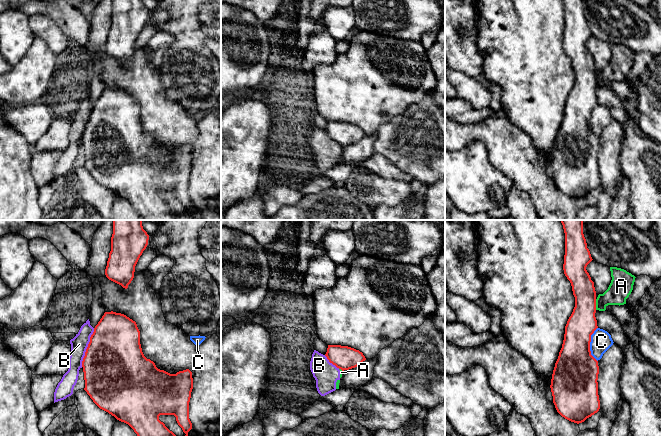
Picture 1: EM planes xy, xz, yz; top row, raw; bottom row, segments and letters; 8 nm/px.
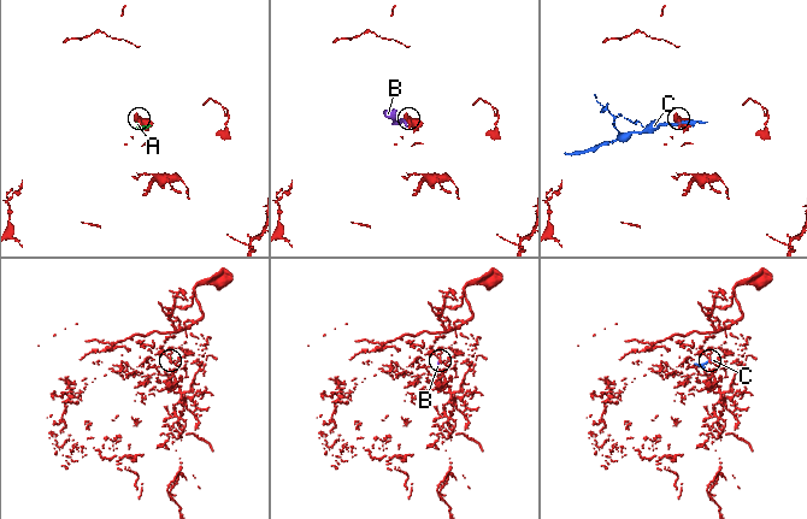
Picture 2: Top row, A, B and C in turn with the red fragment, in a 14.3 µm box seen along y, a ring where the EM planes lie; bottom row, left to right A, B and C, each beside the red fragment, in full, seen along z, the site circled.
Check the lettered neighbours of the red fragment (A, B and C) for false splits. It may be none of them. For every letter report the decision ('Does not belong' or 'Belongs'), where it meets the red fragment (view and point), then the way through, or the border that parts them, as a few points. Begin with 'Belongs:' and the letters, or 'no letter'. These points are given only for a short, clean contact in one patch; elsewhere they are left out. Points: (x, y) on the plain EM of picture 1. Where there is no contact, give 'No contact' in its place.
Belongs: no letter
A: Does not belong. Touches red at yz (595, 80). Boundary: yz (595, 75), (596, 85)
B: Does not belong. Touches red at xy (87, 123)
C: Does not belong. Touches red at yz (589, 120)

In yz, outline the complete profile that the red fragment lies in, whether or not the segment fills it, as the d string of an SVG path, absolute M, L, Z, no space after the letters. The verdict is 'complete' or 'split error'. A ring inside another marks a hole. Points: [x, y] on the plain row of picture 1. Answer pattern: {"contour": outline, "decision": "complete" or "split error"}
{"contour": "M583 0L562 1L565 9L563 46L572 62L575 83L565 102L550 164L557 188L579 200L600 185L599 142L590 127L591 111L598 104L596 67L586 46L593 35L587 24Z", "decision": "complete"}

